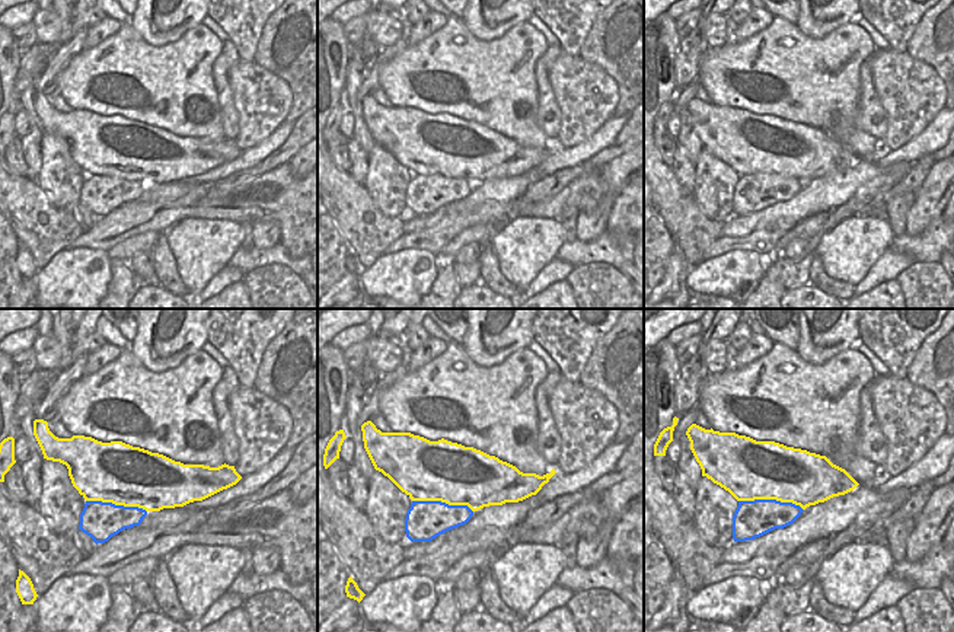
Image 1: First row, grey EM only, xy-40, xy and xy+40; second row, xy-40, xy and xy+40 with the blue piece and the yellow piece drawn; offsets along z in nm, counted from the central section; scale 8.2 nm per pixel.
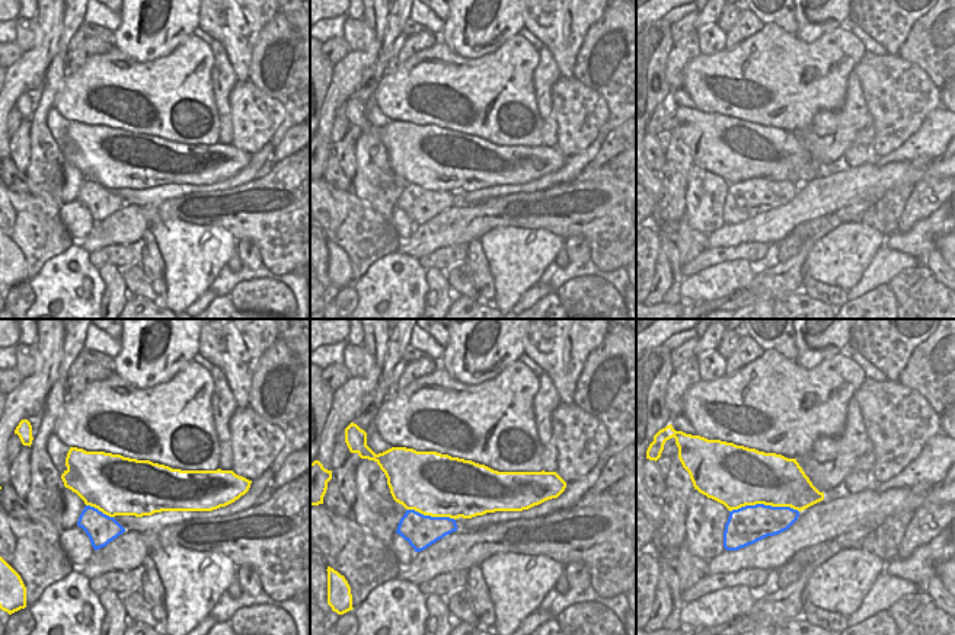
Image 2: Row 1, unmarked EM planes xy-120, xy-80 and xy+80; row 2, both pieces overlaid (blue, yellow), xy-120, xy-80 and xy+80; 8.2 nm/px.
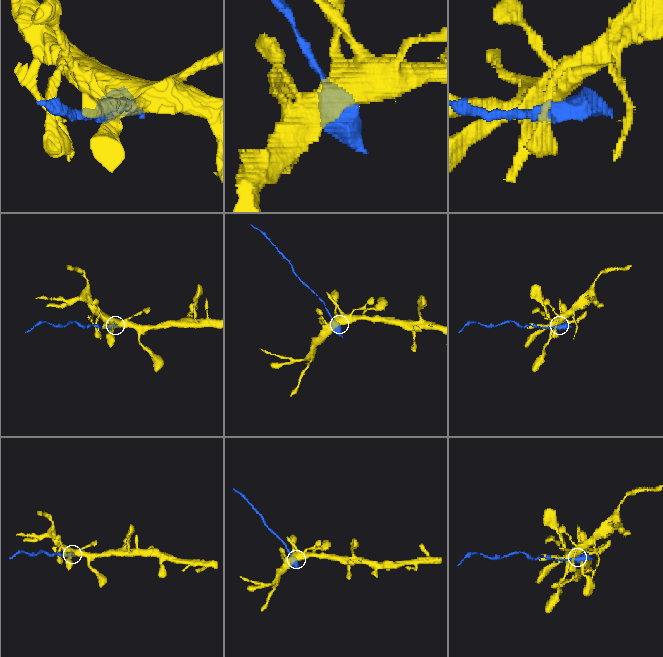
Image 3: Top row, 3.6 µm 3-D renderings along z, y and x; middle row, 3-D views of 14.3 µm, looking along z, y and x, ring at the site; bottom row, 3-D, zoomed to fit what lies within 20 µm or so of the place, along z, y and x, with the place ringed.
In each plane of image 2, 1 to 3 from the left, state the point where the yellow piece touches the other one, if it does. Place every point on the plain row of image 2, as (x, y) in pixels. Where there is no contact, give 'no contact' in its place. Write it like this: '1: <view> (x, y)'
1: xy-120 (98, 184)
2: xy-80 (430, 190)
3: xy+80 (763, 178)

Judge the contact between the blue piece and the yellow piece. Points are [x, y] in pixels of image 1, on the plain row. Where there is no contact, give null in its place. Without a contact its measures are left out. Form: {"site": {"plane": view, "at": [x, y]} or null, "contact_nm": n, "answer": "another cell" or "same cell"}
{"site": {"plane": "xy+40", "at": [771, 174]}, "contact_nm": 550, "answer": "another cell"}

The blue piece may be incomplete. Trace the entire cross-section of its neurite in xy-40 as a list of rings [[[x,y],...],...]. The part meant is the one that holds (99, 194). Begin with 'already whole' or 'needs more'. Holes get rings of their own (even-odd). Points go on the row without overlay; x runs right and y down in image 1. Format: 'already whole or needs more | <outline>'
already whole | [[[86,175],[80,188],[79,204],[105,217],[125,202],[140,200],[147,185],[138,181],[115,179],[112,176]]]

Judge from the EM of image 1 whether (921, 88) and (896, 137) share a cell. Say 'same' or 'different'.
same

